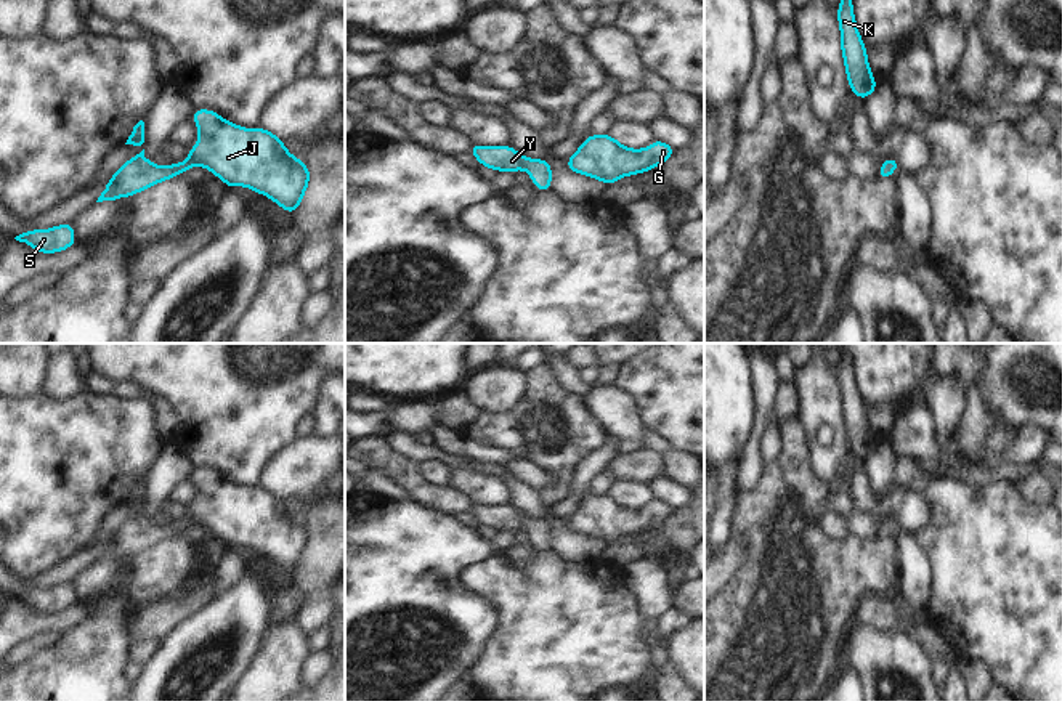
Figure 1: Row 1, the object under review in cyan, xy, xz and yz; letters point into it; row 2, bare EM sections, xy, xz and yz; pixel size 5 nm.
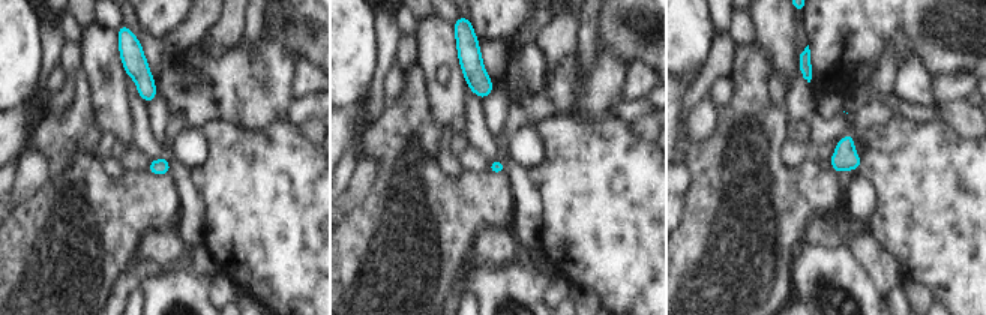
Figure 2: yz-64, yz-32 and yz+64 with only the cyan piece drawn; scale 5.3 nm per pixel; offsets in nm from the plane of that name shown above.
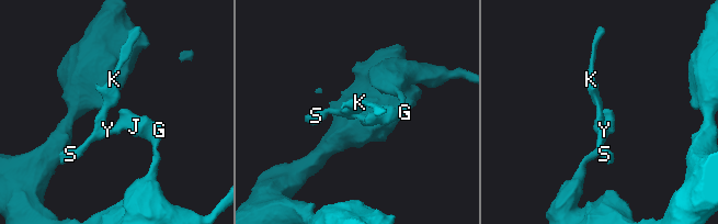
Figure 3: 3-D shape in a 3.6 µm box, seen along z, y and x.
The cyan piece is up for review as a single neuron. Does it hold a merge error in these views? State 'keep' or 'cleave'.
keep

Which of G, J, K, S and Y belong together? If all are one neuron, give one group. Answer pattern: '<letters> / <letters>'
G J K S Y

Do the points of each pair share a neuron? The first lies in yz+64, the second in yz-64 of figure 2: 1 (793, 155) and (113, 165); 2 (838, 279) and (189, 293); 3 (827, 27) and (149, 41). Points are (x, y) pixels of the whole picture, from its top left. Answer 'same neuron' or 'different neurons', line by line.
1: same neuron
2: same neuron
3: different neurons

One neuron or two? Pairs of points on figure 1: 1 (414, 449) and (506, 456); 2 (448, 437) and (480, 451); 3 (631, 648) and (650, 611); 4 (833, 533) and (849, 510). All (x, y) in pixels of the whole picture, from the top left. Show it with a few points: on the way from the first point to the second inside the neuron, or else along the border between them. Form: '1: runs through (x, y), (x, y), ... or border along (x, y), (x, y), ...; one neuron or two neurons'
1: border along (437, 445), (446, 453), (466, 456), (478, 464); two neurons
2: runs through (456, 443), (472, 449); one neuron
3: border along (628, 586), (640, 605), (647, 637), (653, 642); two neurons
4: border along (830, 509), (844, 520), (851, 534); two neurons

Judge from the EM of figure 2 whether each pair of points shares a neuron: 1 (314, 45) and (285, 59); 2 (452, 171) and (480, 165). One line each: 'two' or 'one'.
1: two
2: two

